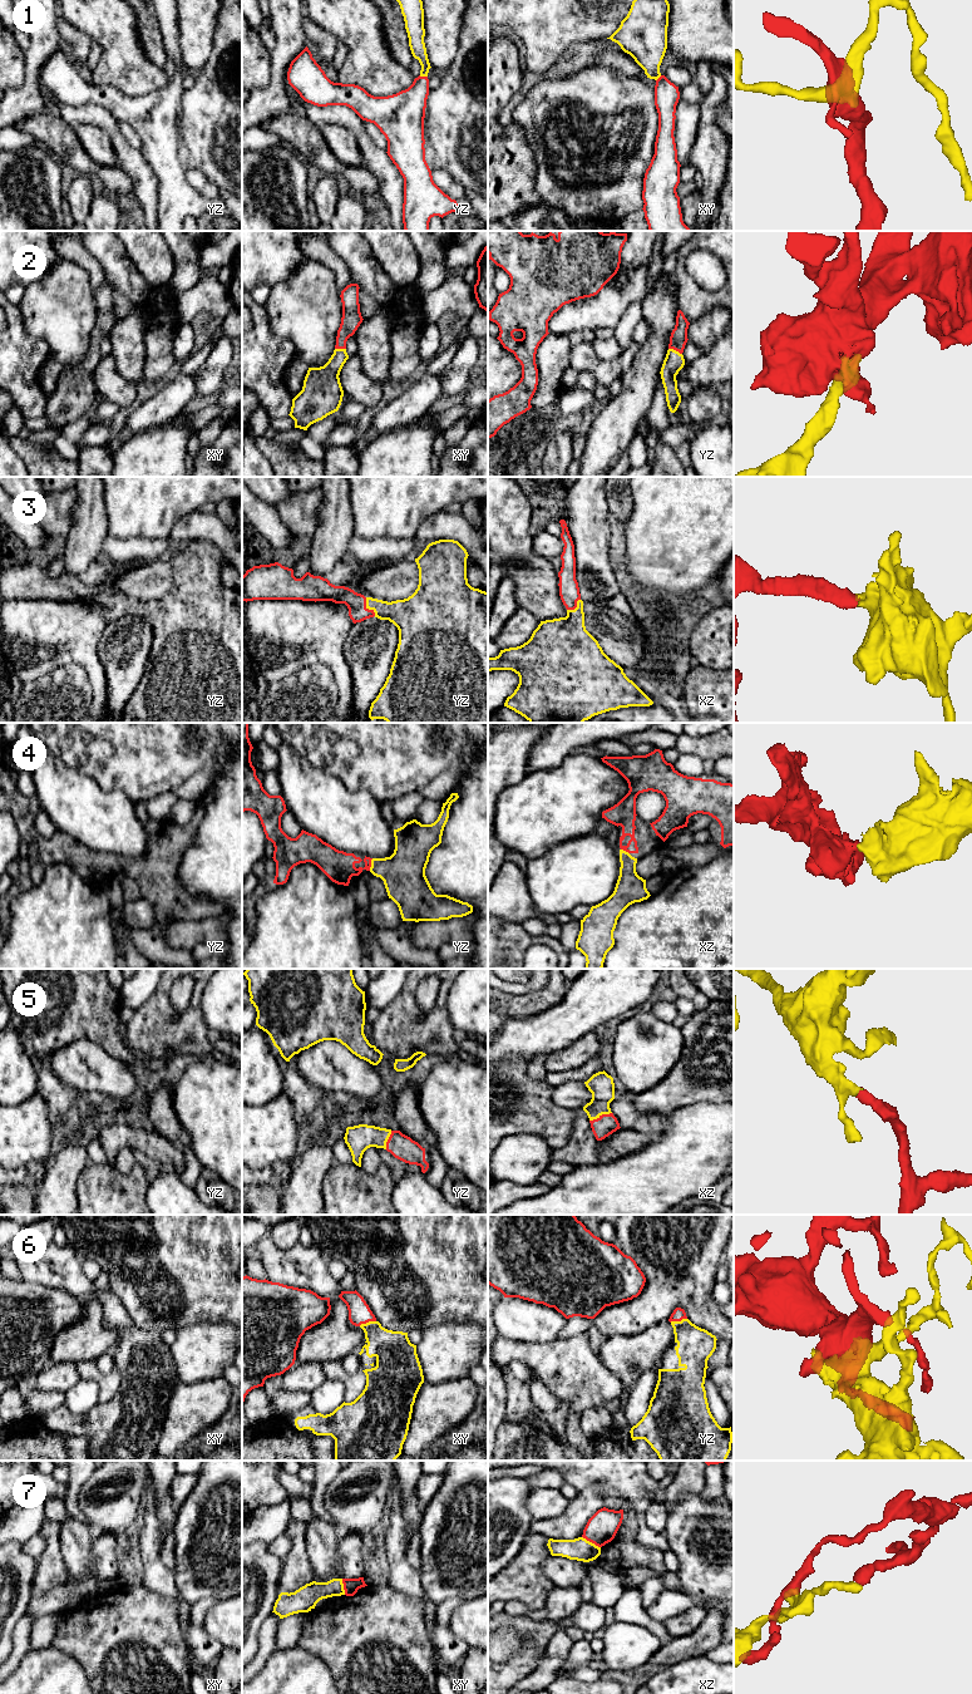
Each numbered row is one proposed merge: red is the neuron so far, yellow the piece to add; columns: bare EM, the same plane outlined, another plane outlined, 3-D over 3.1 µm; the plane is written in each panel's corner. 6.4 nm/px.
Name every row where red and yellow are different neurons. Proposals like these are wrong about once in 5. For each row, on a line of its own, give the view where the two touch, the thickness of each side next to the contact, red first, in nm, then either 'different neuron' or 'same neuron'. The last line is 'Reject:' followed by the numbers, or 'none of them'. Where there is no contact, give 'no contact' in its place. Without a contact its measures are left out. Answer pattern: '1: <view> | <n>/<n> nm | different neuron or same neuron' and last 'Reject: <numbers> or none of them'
1: yz | 260/100 nm | same neuron
2: yz | 110/130 nm | same neuron
3: yz | 130/190 nm | same neuron
4: yz | 200/280 nm | same neuron
5: xz | 140/160 nm | same neuron
6: xy | 140/240 nm | same neuron
7: xz | 200/150 nm | different neuron
Reject: 7

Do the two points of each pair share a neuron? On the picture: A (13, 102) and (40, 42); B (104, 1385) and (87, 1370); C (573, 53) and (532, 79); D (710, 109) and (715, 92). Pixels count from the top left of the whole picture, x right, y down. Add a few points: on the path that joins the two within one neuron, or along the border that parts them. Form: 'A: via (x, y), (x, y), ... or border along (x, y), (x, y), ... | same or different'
A: via (28, 87), (33, 82), (35, 57) | same
B: via (100, 1382), (90, 1372) | same
C: via (563, 63), (553, 73), (542, 77) | same
D: via (710, 106), (715, 95) | same

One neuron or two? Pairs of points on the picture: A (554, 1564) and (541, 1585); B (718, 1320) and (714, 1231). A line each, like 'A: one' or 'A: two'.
A: two
B: one

